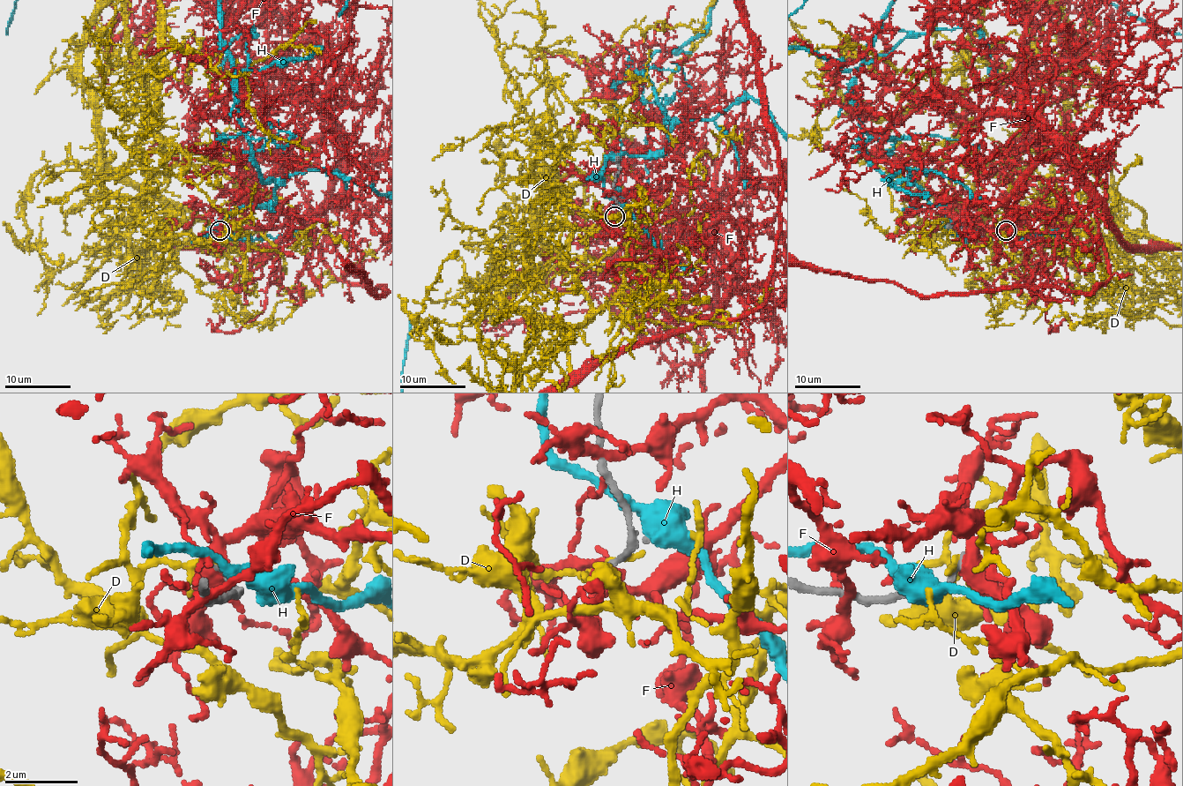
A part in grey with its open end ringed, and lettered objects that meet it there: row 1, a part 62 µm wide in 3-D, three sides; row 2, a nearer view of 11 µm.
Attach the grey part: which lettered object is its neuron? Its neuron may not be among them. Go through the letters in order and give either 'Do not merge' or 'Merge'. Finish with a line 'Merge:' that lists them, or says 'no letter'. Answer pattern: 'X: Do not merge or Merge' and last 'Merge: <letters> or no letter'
D: Do not merge
F: Do not merge
H: Do not merge
Merge: no letter

